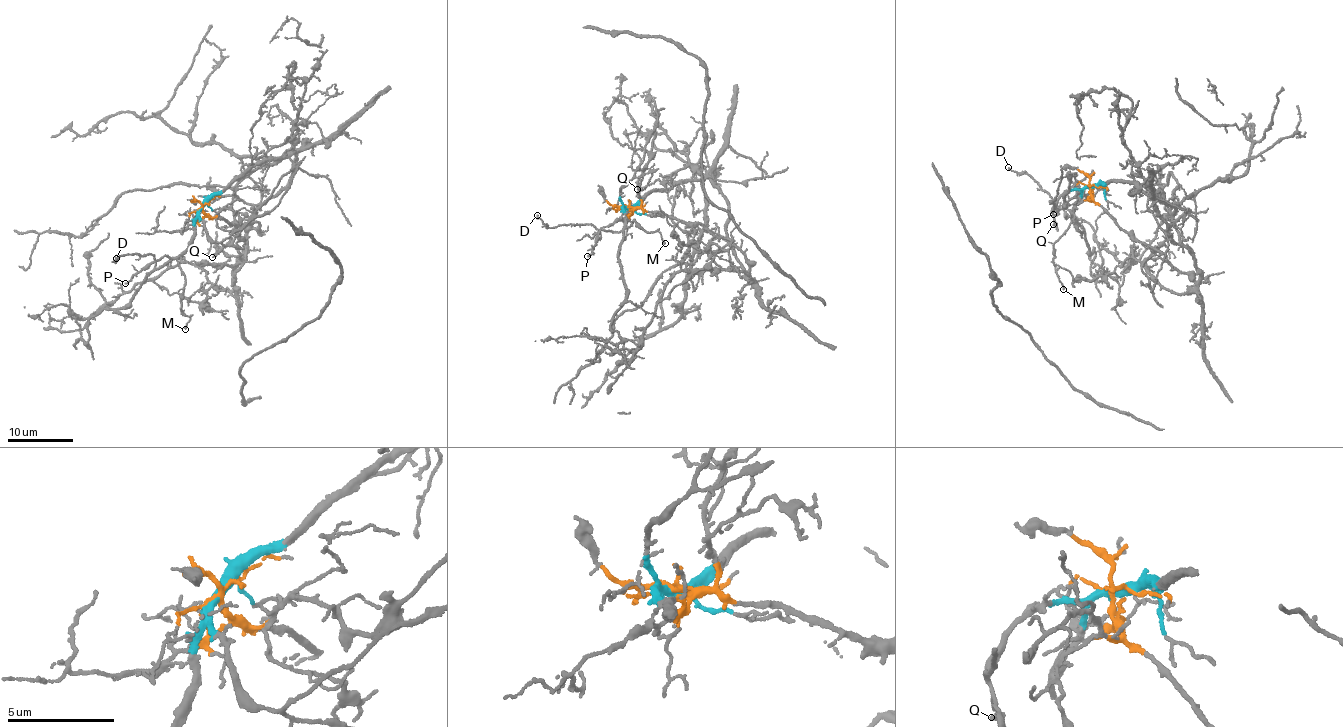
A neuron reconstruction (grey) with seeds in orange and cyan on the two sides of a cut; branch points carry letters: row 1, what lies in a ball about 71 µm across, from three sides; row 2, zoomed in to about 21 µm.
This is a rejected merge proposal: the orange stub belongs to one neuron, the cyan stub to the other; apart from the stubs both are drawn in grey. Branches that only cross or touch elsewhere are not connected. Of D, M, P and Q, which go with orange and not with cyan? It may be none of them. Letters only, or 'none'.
none

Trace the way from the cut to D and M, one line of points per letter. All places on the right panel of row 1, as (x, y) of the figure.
D: (1092, 185), (1083, 190), (1082, 200), (1070, 214), (1073, 217), (1034, 180), (1008, 167)
M: (1092, 185), (1083, 190), (1071, 217), (1072, 223), (1054, 243), (1053, 264), (1063, 290)

